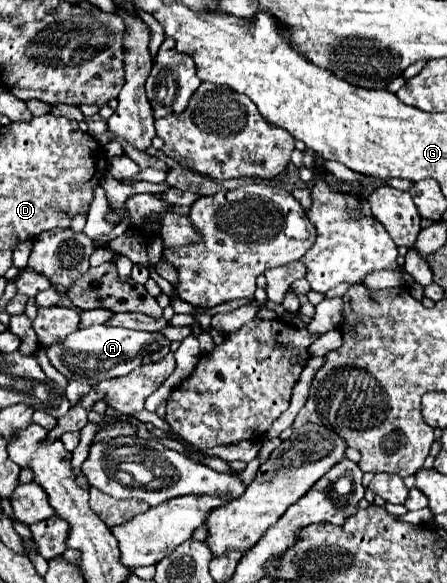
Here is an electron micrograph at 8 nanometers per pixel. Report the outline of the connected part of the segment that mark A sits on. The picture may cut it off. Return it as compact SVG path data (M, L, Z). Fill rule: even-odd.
M106 324L76 330L76 334L68 334L68 338L64 338L62 344L56 342L46 350L50 364L60 374L64 374L68 380L66 398L72 404L76 404L80 400L80 396L84 396L94 384L100 384L102 380L124 376L142 364L164 358L168 352L170 352L170 342L160 332L140 332L140 330L128 330L128 328L114 328L114 326L106 326ZM66 356L84 356L84 360L82 360L82 364L78 362L76 368L62 366Z

